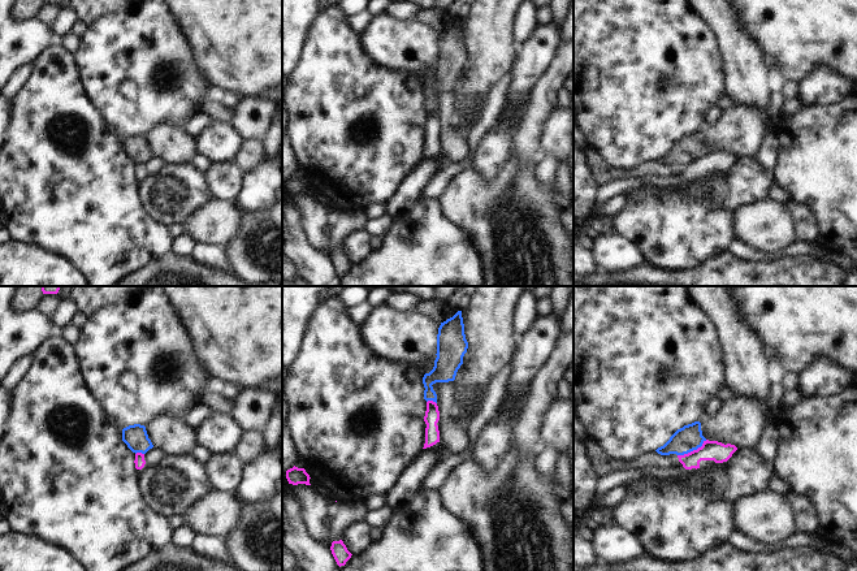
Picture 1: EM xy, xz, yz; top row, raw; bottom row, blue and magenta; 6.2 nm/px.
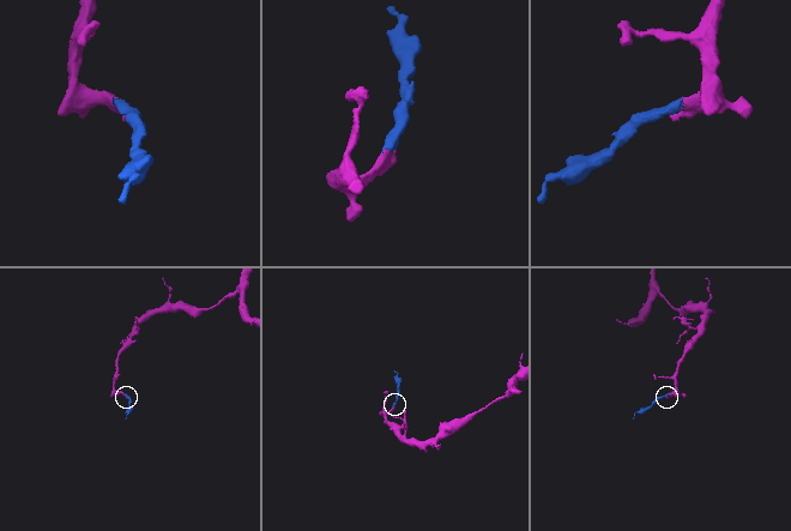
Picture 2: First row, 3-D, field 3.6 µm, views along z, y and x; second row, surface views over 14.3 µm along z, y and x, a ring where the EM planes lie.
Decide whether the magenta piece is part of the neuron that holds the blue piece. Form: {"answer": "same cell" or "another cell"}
{"answer": "same cell"}

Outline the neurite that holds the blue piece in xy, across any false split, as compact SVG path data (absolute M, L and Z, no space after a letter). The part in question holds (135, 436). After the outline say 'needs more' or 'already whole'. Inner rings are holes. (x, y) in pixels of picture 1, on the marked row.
M134 424L122 429L122 441L135 454L135 468L142 470L146 464L144 454L153 447L144 425Z; needs more

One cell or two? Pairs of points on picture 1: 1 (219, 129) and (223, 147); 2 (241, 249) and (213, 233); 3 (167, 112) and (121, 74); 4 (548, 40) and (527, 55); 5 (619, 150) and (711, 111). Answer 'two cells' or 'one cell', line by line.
1: one cell
2: two cells
3: one cell
4: one cell
5: two cells

